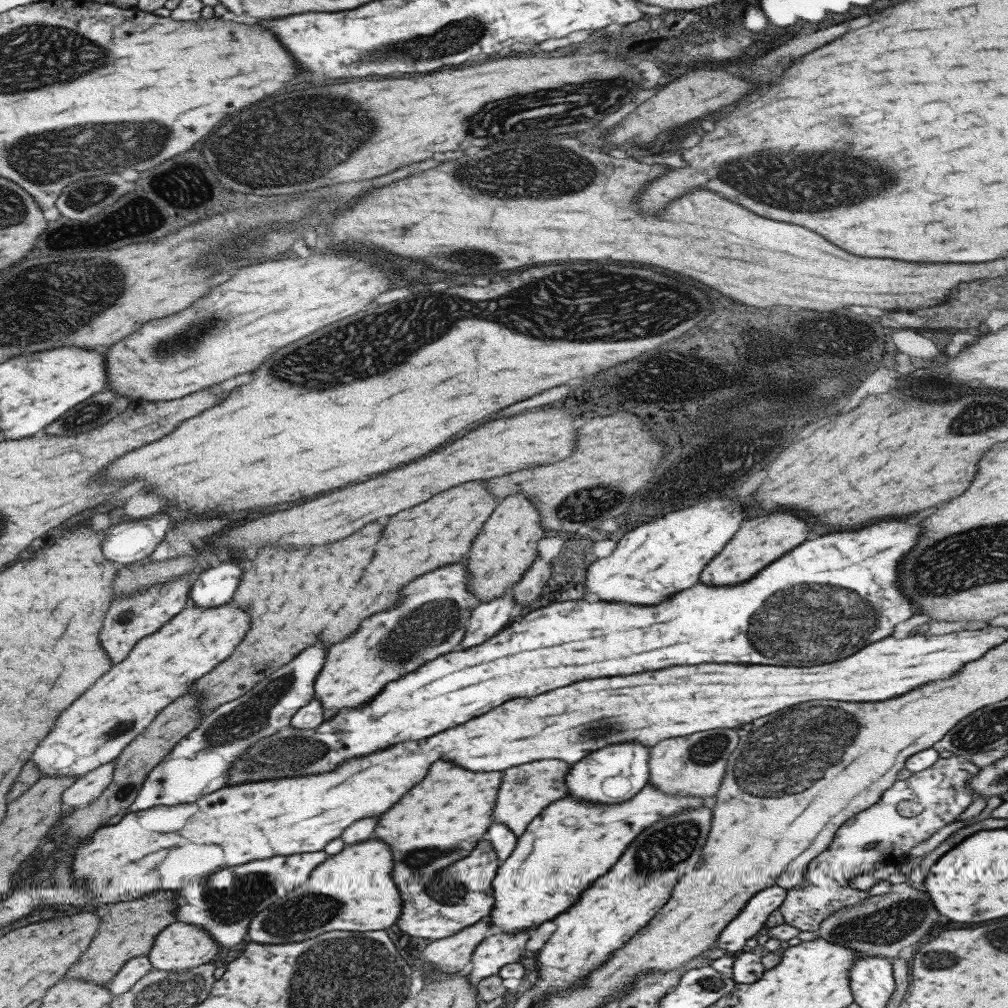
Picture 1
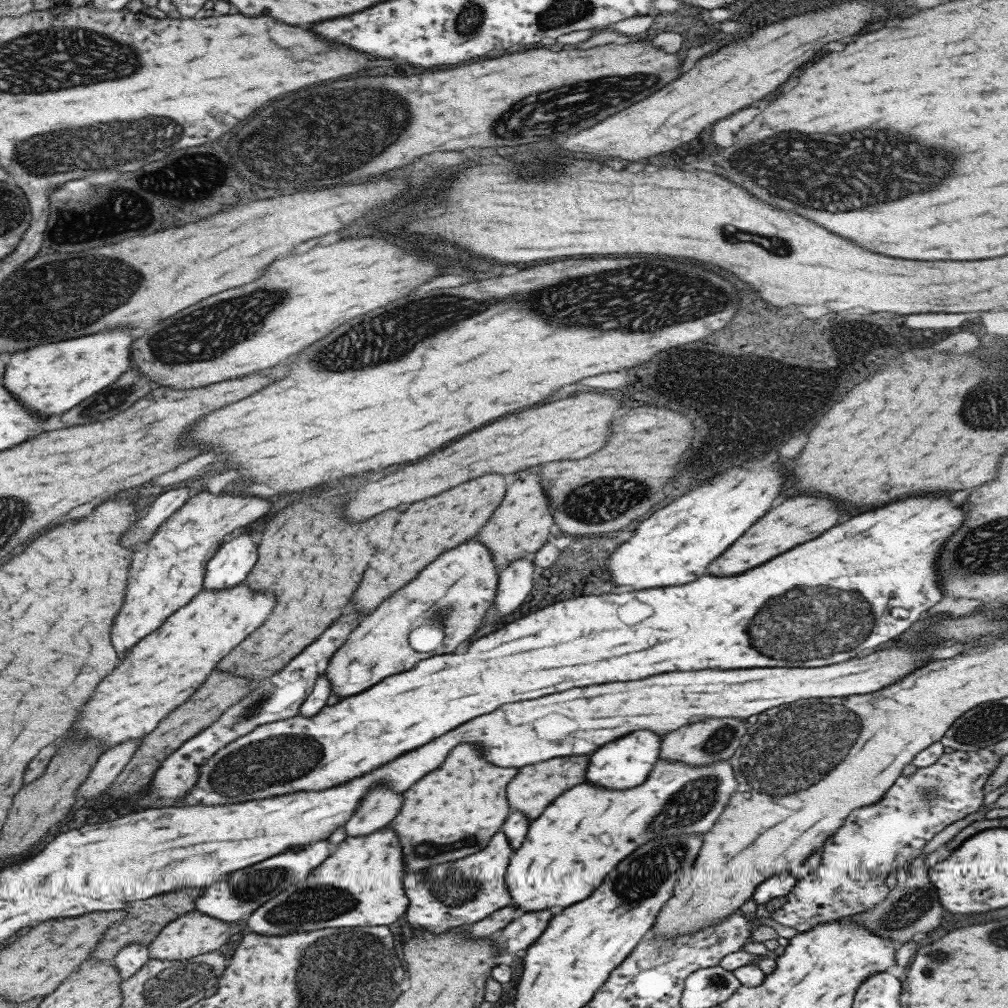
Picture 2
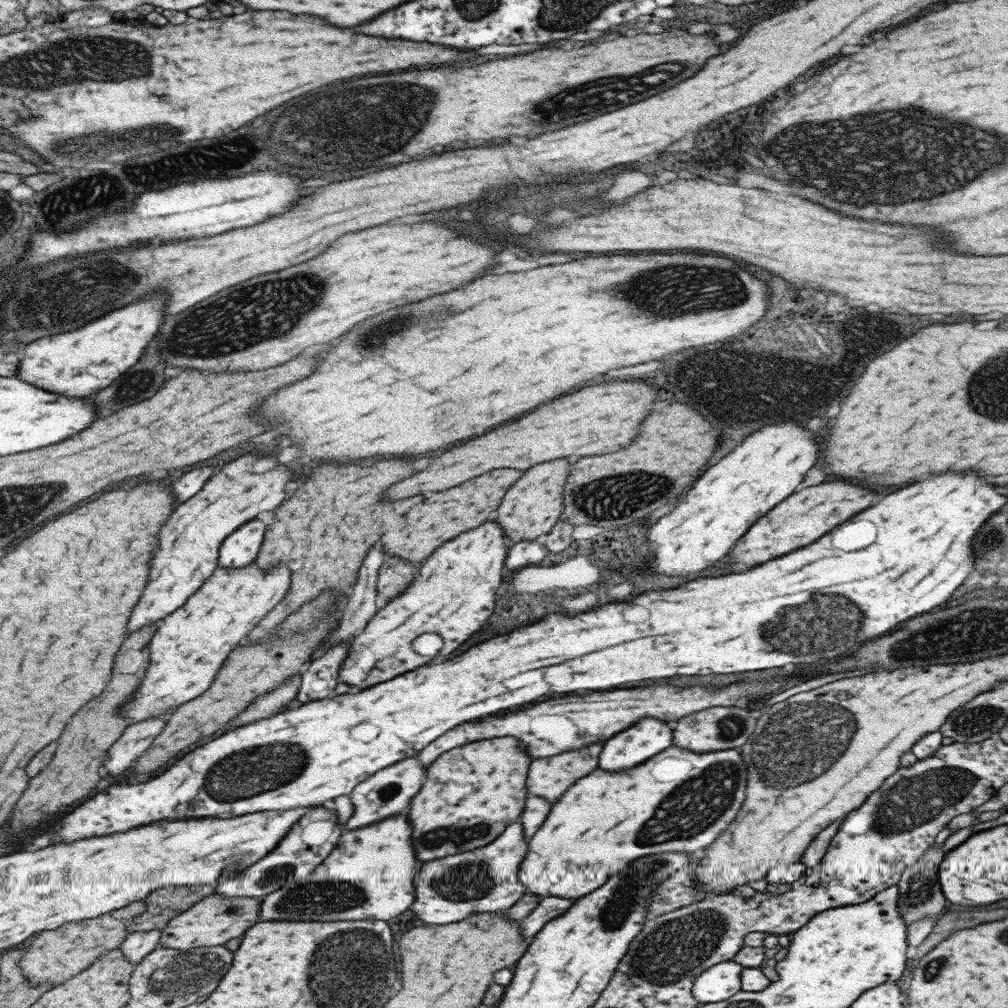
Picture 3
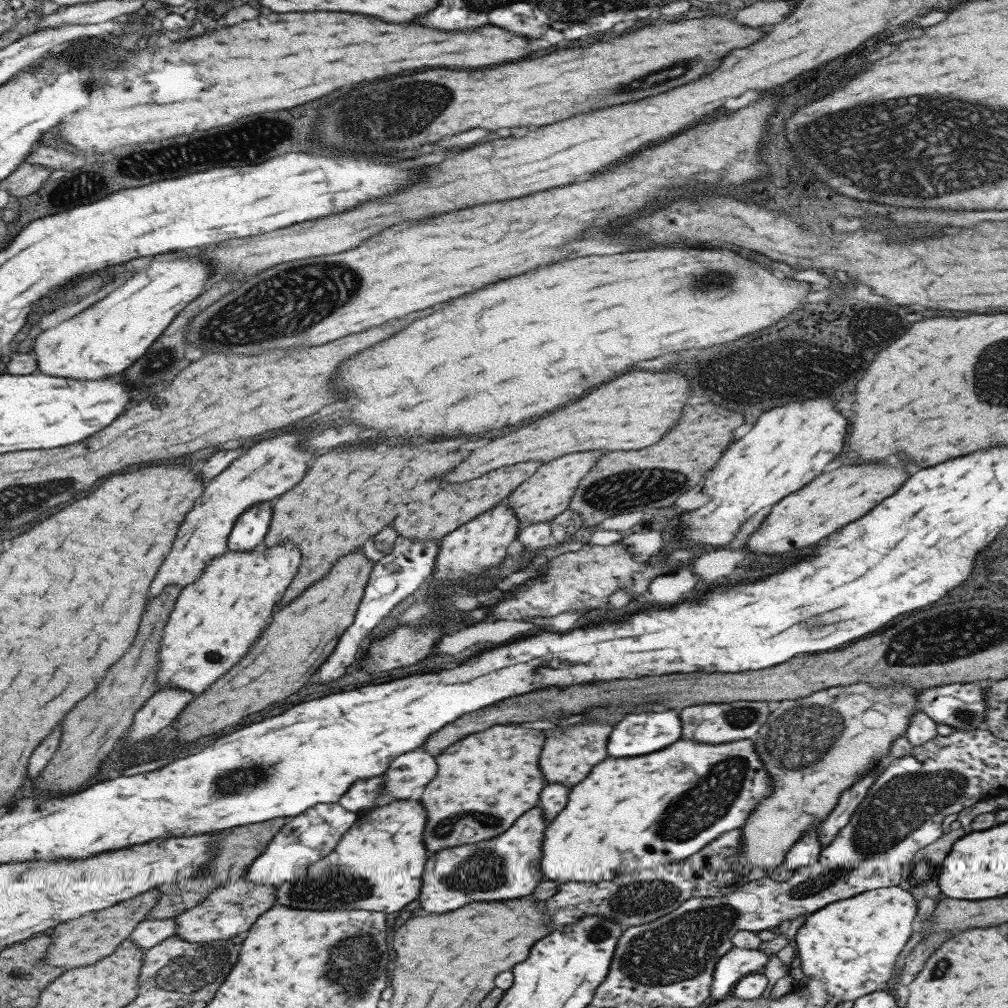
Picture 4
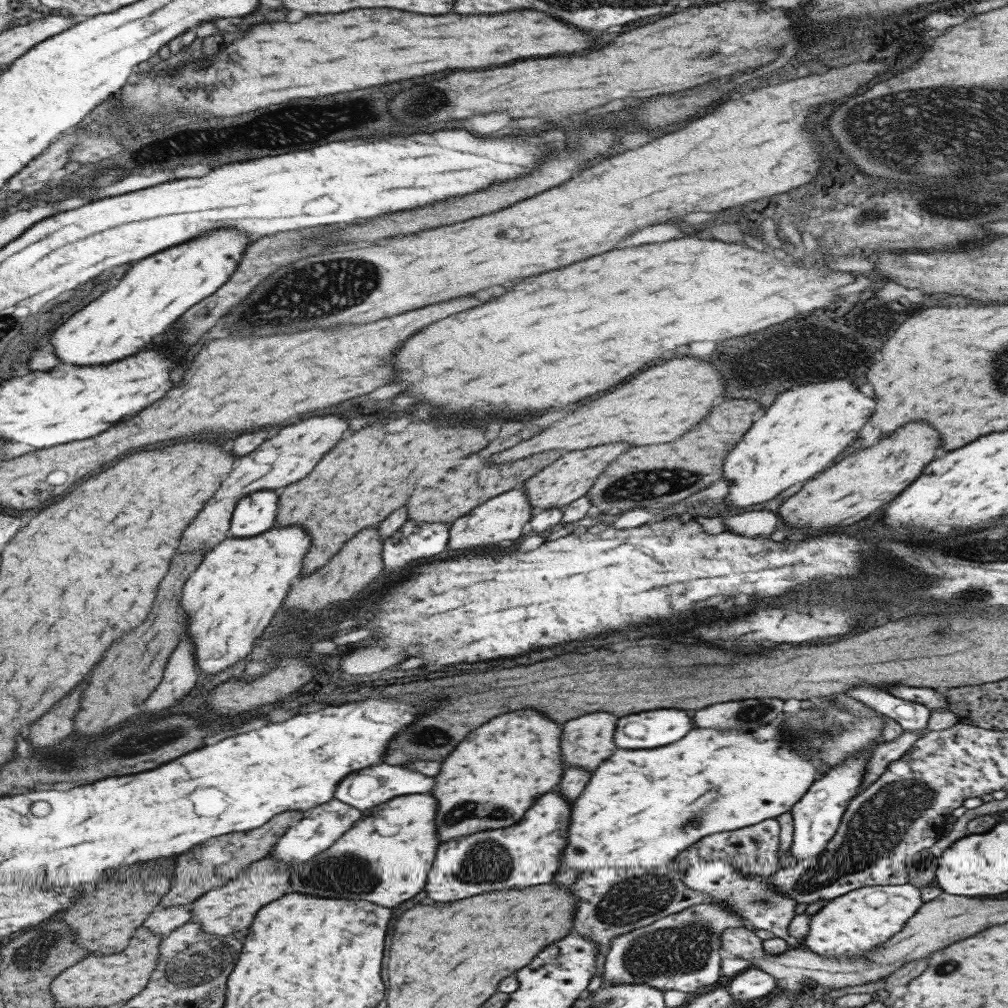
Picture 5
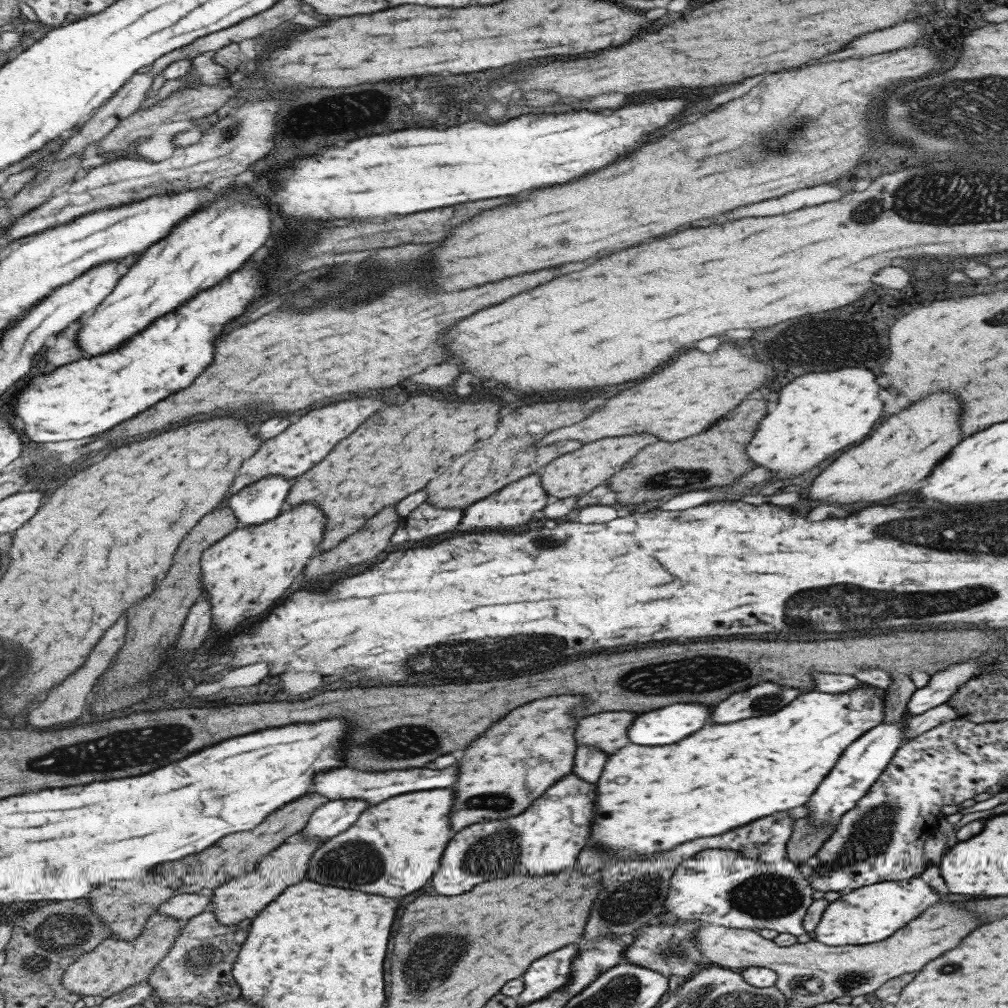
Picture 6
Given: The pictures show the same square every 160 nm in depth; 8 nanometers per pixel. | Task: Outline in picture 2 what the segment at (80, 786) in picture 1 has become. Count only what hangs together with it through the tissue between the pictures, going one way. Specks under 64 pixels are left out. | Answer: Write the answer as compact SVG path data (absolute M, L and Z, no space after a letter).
M142 738L120 742L114 748L105 749L98 763L94 765L90 777L82 784L79 796L85 796L87 800L99 798L101 792L122 772L125 764L129 764L141 741Z

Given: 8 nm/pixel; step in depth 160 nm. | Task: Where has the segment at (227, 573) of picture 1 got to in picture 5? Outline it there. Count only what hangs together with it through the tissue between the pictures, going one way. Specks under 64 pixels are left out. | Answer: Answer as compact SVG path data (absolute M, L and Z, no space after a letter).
M258 490L242 496L232 510L227 536L239 538L261 534L274 526L278 496L274 490Z

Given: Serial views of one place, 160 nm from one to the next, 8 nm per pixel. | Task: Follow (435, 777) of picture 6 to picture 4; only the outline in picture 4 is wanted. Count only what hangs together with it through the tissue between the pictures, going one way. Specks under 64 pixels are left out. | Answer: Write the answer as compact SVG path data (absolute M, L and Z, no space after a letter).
M383 776L365 778L363 782L355 781L339 797L337 803L345 810L358 814L361 810L373 806L381 792L381 784L383 784Z

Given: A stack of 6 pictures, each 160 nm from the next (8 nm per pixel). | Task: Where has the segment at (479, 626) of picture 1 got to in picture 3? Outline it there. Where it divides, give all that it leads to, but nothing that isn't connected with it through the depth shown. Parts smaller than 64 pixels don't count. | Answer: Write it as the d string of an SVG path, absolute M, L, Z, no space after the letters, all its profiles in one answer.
M540 539L518 540L507 549L503 566L508 571L511 571L511 574L515 574L515 571L519 570L519 568L539 565L541 559L548 552L547 547Z

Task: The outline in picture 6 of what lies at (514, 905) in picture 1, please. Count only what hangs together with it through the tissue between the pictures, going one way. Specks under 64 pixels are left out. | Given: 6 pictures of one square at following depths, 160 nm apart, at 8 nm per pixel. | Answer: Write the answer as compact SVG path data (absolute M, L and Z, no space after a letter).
M863 685L857 690L851 690L847 694L823 694L823 692L809 692L809 694L801 694L797 696L791 704L783 706L779 712L769 714L769 716L759 716L759 718L747 718L743 722L731 722L731 724L709 724L703 726L701 730L697 730L695 734L671 744L671 746L635 746L629 744L623 750L617 750L617 754L611 754L603 772L601 772L601 780L597 780L597 800L595 800L595 816L593 816L593 826L591 826L591 834L587 844L597 844L603 846L601 850L605 851L611 860L619 860L620 863L629 860L643 860L651 858L653 852L669 852L675 846L690 842L701 837L717 836L726 833L728 830L738 828L738 826L746 825L755 819L761 818L771 813L779 811L787 811L789 808L806 804L809 795L819 786L819 783L829 774L831 767L835 761L841 756L846 746L849 746L860 734L867 732L870 728L877 726L883 720L883 700L884 691L870 685Z

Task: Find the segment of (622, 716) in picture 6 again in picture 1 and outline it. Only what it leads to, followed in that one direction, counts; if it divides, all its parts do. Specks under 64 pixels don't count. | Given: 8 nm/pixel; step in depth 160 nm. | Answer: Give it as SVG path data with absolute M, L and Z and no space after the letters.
M543 760L543 762L531 762L525 766L503 770L501 792L497 792L491 820L501 822L513 832L516 838L519 838L532 818L535 818L553 800L559 800L565 796L563 778L565 778L569 766L571 764L565 764L559 760Z

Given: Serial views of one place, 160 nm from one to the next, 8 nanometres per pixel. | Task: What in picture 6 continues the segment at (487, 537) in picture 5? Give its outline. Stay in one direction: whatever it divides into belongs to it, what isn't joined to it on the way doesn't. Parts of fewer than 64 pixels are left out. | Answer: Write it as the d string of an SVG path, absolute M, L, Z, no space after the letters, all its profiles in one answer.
M524 474L515 482L506 484L503 488L495 490L494 493L488 494L485 498L474 502L462 511L461 520L457 530L459 532L483 532L483 530L509 530L515 525L525 524L527 520L533 518L533 512L542 510L550 501L549 496L541 488L540 474Z

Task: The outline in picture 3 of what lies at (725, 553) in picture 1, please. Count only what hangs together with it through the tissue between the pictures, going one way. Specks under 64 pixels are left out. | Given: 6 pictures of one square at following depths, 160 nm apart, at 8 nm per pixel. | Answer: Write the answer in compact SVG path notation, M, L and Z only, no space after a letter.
M831 480L831 482L803 488L795 494L787 496L783 502L779 502L779 506L775 506L775 510L769 510L763 518L759 518L747 530L747 534L743 534L743 538L739 538L735 542L733 550L728 553L733 556L731 562L759 564L759 562L767 562L775 556L783 556L791 550L797 550L799 546L807 546L807 544L815 542L819 536L823 536L827 530L831 530L833 526L845 522L847 518L855 516L857 512L865 510L871 504L873 496L875 496L873 490L867 490L859 484L843 482L843 480Z

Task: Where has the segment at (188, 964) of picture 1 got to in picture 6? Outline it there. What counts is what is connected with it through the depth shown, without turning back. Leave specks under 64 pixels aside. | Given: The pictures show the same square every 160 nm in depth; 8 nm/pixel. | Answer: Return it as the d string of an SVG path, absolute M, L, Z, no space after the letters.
M301 830L299 833L292 834L277 848L262 856L251 872L229 877L227 882L216 886L210 892L210 904L207 910L211 911L215 918L224 925L235 925L244 918L251 918L255 913L263 910L263 906L275 900L285 886L291 886L303 880L310 856L319 845L319 842L315 840L309 842Z

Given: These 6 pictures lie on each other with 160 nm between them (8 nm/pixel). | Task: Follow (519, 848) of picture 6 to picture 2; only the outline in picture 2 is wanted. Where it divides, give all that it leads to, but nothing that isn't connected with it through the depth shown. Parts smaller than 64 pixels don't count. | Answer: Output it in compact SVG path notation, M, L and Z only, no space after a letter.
M497 832L491 836L487 845L475 854L455 862L429 866L419 874L407 874L403 878L405 896L409 898L409 904L419 908L405 912L407 922L413 928L425 928L433 934L439 934L461 924L473 924L509 905L510 896L504 876L512 851L505 834Z

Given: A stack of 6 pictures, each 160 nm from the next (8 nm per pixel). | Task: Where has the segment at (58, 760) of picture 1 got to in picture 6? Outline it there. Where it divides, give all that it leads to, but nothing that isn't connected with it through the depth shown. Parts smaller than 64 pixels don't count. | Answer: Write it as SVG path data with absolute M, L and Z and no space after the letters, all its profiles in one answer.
M299 504L299 506L283 506L283 510L270 521L263 522L259 526L237 527L223 538L220 538L215 544L208 546L200 556L202 594L209 598L211 604L211 628L217 636L229 636L237 632L237 628L259 614L263 614L267 608L275 604L273 598L281 598L285 590L293 584L295 576L303 570L307 564L309 556L315 554L317 544L321 542L323 536L323 526L325 518L323 512L311 504Z

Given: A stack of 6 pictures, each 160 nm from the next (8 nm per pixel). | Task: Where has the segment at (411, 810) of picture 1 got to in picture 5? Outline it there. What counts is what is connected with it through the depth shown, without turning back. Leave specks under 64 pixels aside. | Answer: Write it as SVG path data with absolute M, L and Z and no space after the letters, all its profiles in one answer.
M527 708L491 718L477 730L469 732L443 760L441 770L437 774L437 786L433 786L431 790L437 800L435 826L439 840L445 842L473 832L505 828L505 822L507 826L515 824L523 816L523 812L533 804L533 800L549 792L561 778L563 762L559 754L559 734L561 726L557 728L557 724L545 718L543 714Z

